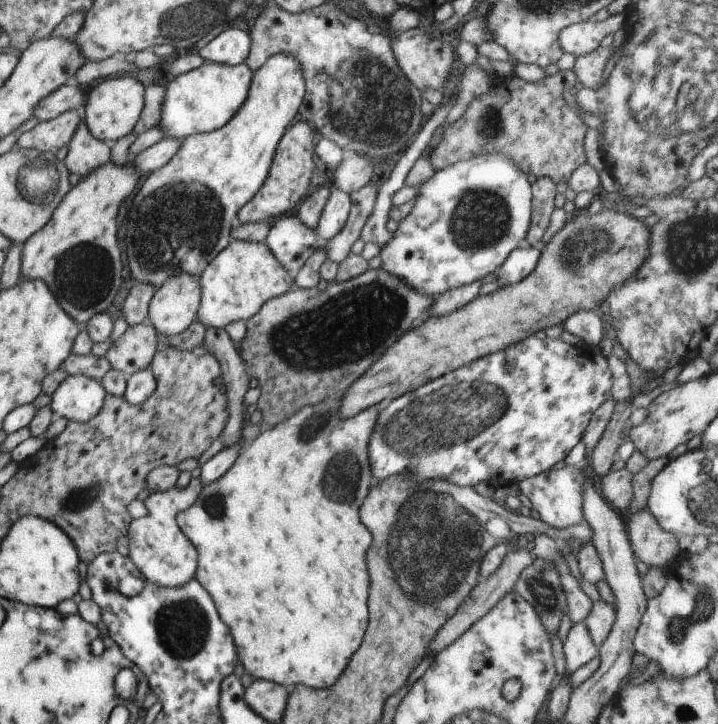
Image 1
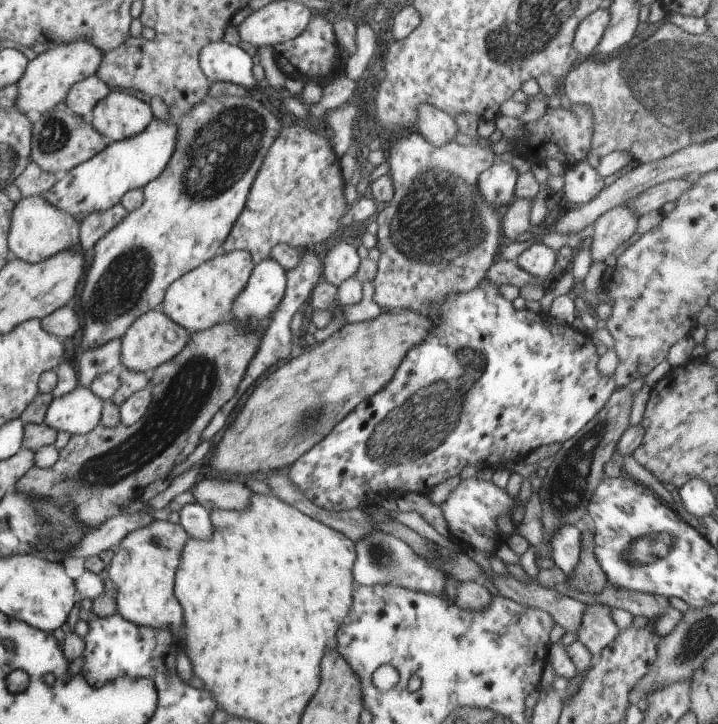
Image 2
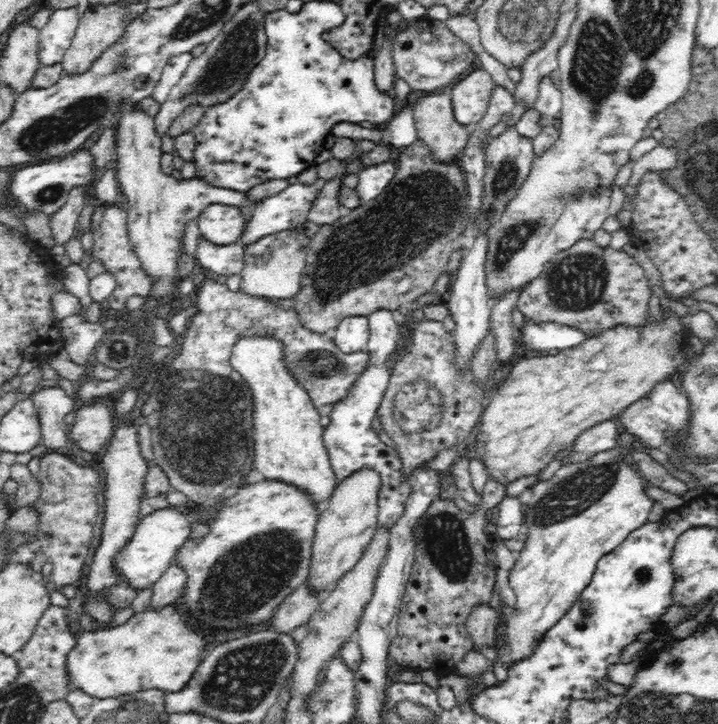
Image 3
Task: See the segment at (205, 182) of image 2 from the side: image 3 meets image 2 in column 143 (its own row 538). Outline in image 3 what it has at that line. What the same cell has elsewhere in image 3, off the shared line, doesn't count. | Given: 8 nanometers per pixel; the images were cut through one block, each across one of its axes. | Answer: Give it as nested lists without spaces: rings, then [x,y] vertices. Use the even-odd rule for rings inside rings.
[[[266,478],[256,479],[252,484],[246,484],[242,488],[238,488],[238,492],[234,493],[234,496],[218,502],[213,505],[191,505],[185,507],[187,511],[186,515],[189,516],[192,525],[196,522],[205,522],[211,526],[210,532],[202,538],[191,538],[191,536],[182,544],[182,548],[178,550],[177,555],[174,556],[172,562],[176,565],[184,567],[186,571],[186,584],[184,590],[182,590],[182,604],[180,606],[183,614],[188,614],[190,620],[198,620],[206,626],[212,626],[212,628],[226,628],[226,630],[234,630],[251,626],[253,624],[260,624],[266,622],[275,612],[277,606],[282,604],[282,601],[295,589],[301,587],[306,578],[309,576],[308,570],[310,570],[310,560],[312,560],[312,544],[314,544],[314,532],[316,530],[316,524],[319,520],[320,513],[323,509],[322,505],[314,503],[314,499],[310,497],[308,491],[304,491],[302,487],[298,487],[292,483],[286,483],[282,480],[268,480]]]

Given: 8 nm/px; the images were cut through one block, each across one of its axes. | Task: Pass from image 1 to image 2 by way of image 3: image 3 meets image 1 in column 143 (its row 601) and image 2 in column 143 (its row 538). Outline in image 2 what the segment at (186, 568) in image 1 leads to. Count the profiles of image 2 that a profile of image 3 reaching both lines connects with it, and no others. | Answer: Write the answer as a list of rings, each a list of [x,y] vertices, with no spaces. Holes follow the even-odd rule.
[[[154,520],[122,539],[105,569],[105,576],[118,586],[115,601],[120,616],[137,625],[168,629],[182,640],[183,608],[174,594],[174,587],[180,553],[189,537],[180,523]]]

